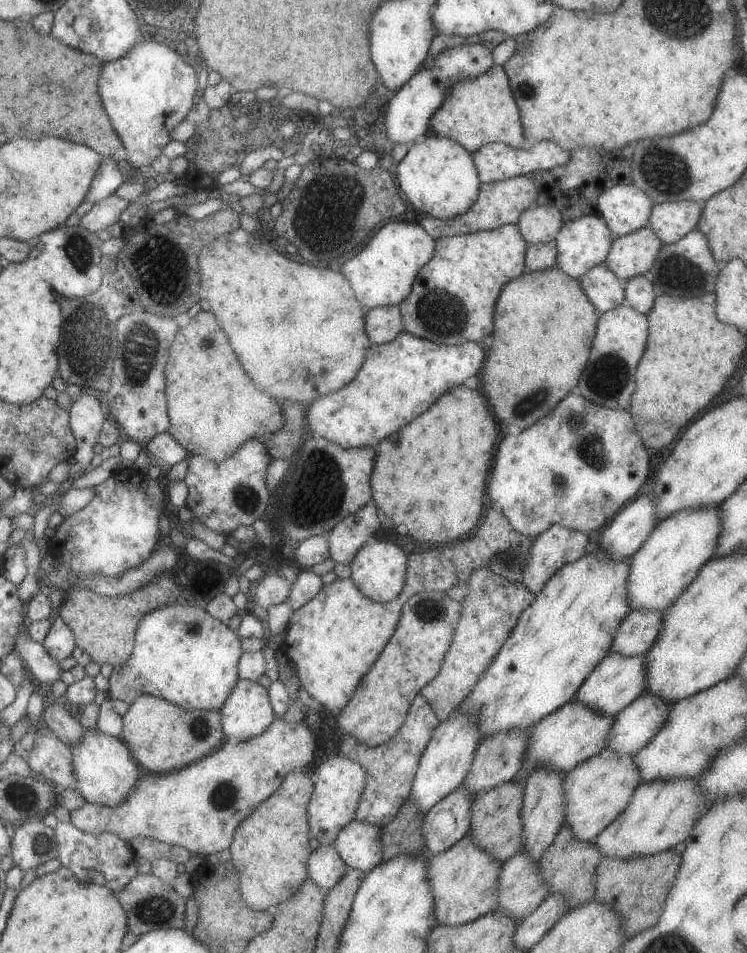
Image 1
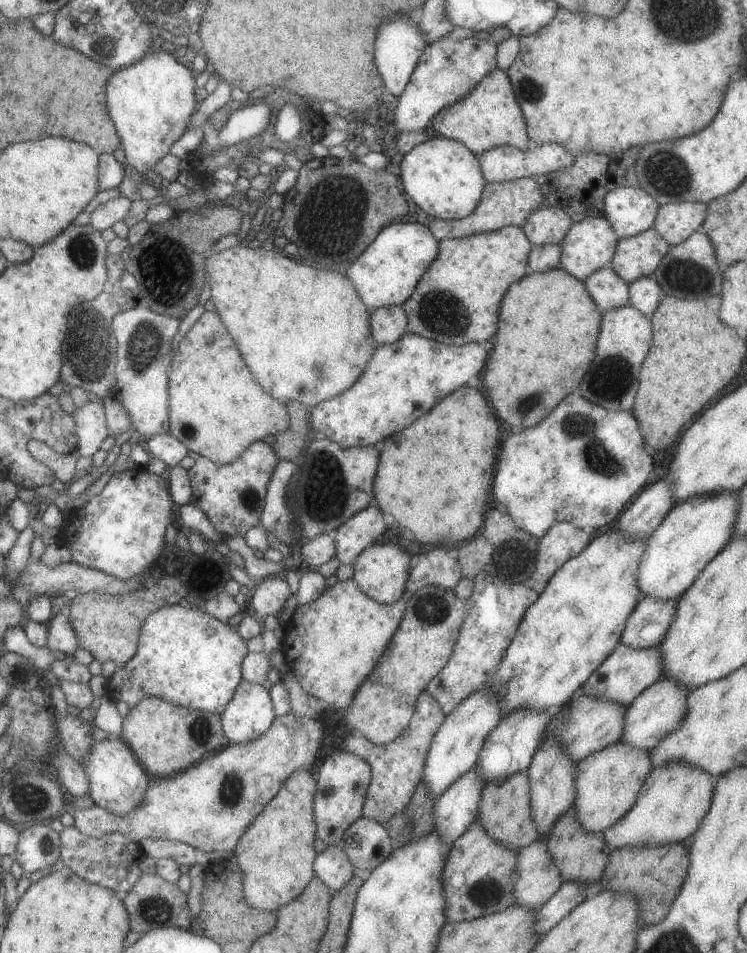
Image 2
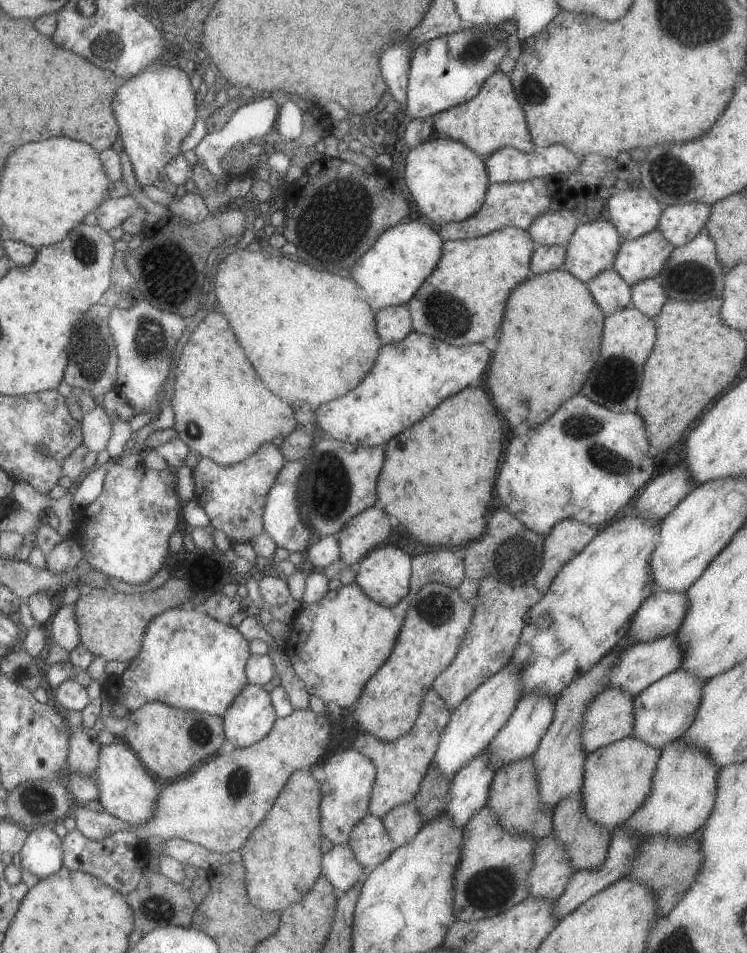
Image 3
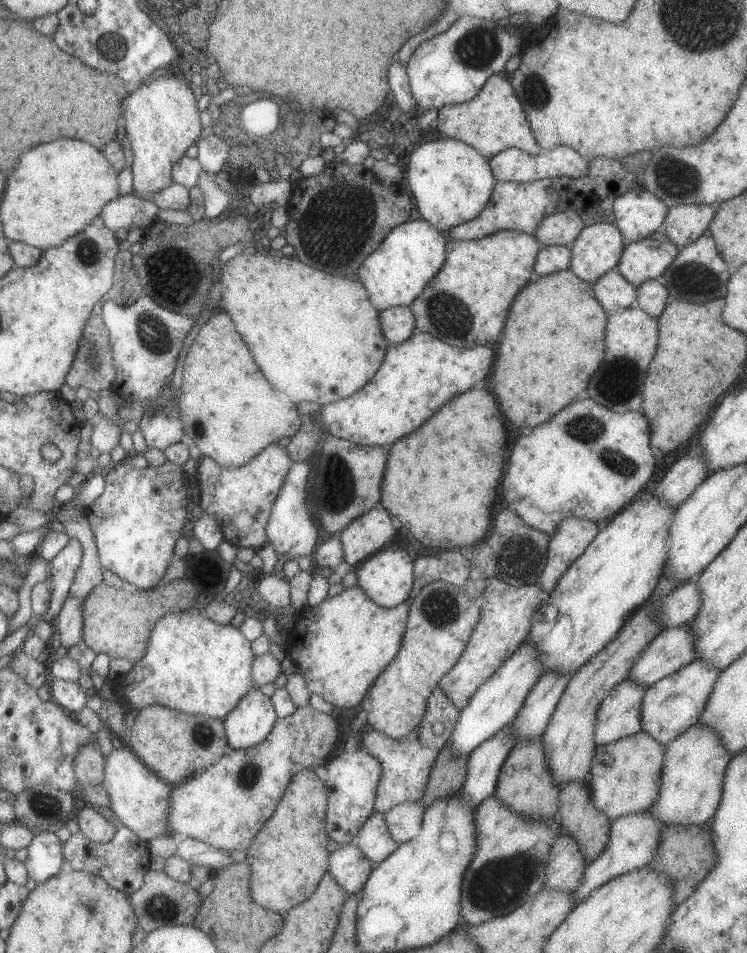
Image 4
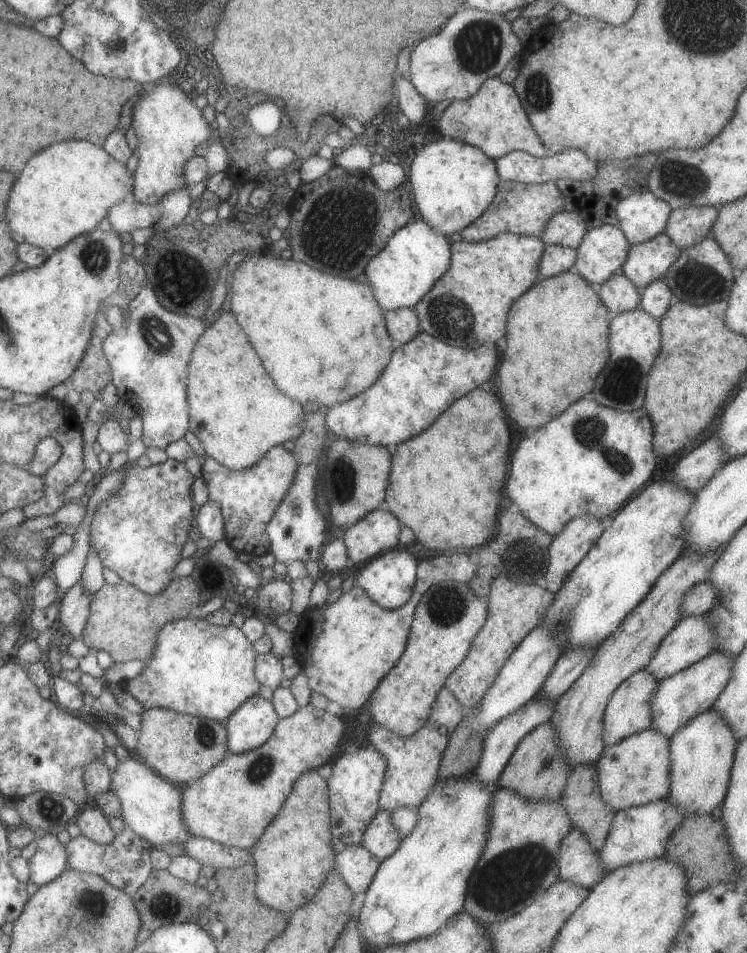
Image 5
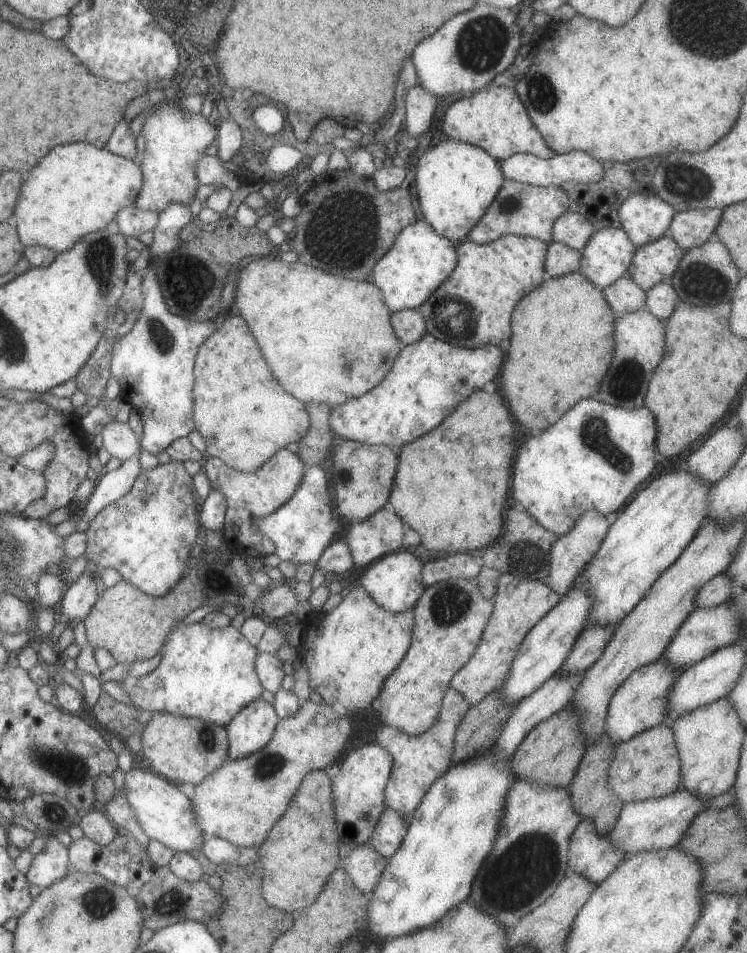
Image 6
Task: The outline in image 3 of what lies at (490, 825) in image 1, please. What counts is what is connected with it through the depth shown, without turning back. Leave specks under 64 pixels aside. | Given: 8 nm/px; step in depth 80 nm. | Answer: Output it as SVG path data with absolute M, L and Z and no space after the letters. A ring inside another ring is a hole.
M532 755L518 761L508 762L494 770L486 804L496 814L500 825L512 833L519 833L539 840L553 834L552 810L545 810L539 800L536 768Z

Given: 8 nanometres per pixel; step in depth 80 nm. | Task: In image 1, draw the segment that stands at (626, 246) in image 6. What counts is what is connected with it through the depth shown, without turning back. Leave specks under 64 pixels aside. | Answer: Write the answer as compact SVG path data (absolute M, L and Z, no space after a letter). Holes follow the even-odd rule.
M598 214L585 215L572 221L565 221L553 240L556 246L556 264L571 278L579 278L591 267L604 264L615 237L615 234L608 229L605 221Z

